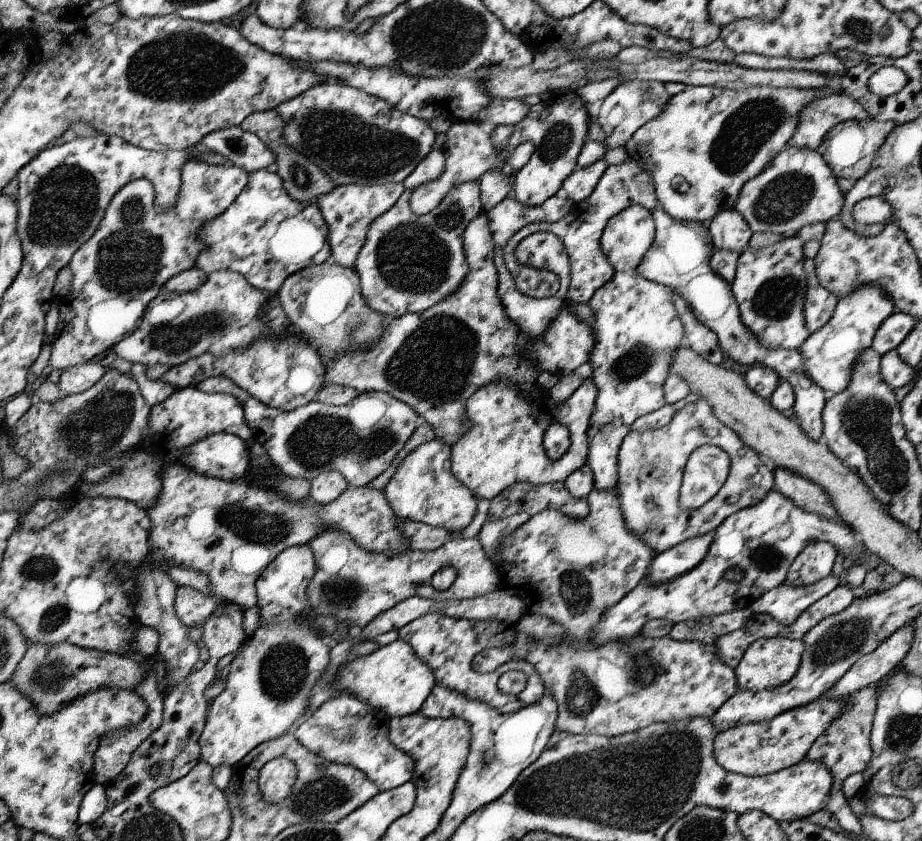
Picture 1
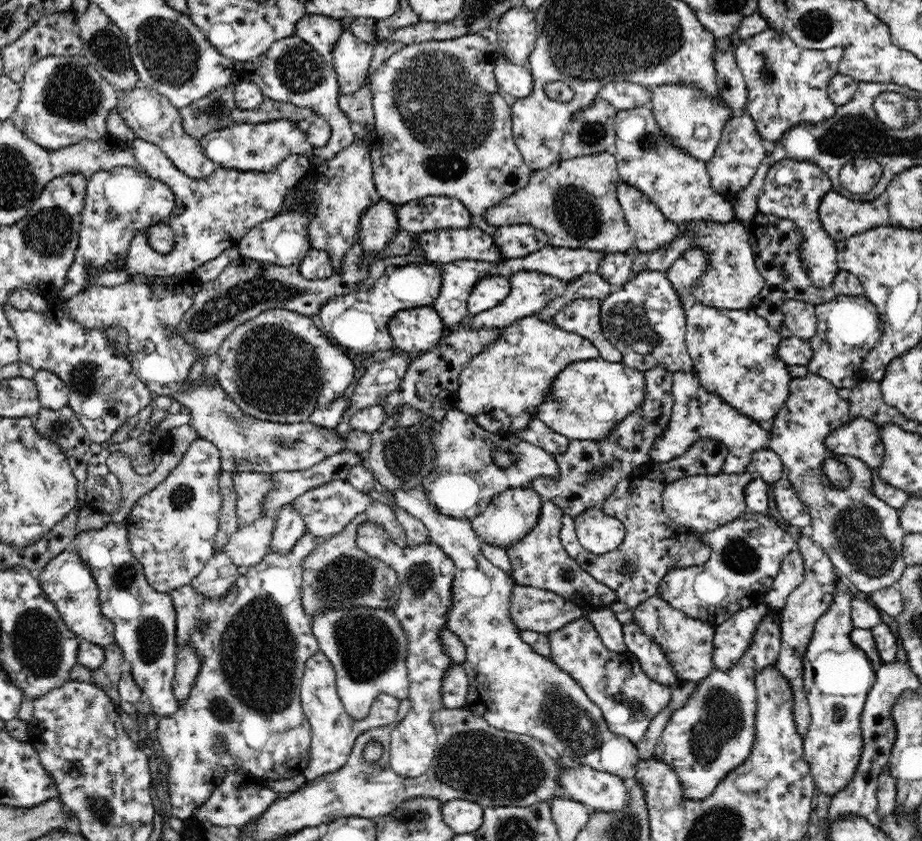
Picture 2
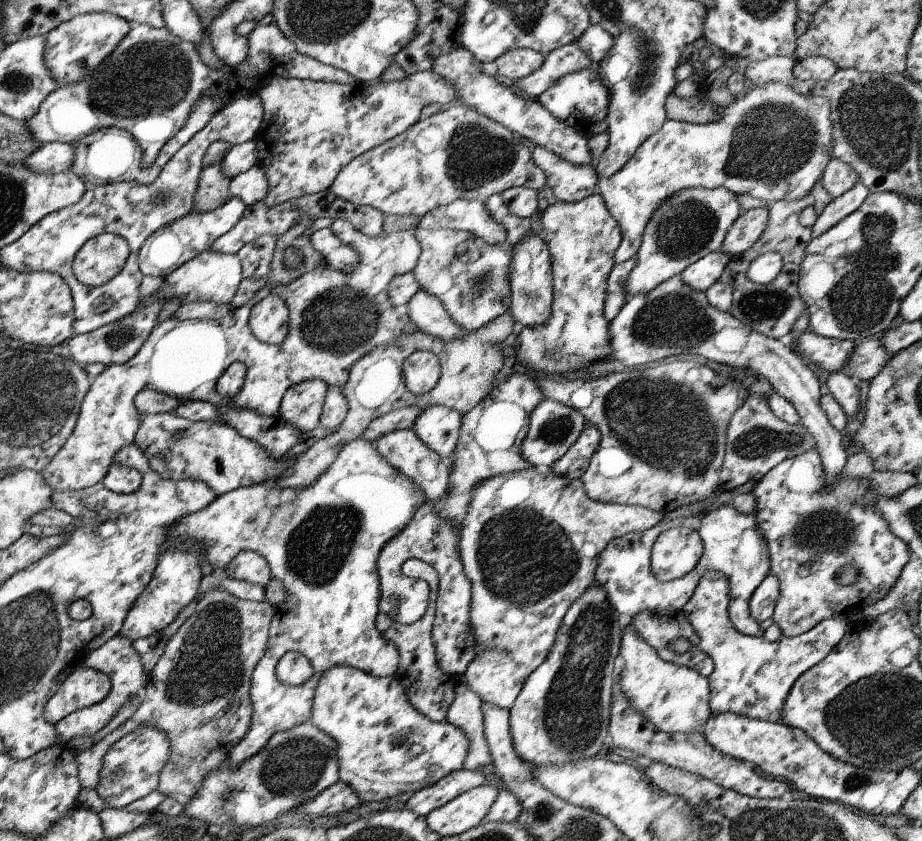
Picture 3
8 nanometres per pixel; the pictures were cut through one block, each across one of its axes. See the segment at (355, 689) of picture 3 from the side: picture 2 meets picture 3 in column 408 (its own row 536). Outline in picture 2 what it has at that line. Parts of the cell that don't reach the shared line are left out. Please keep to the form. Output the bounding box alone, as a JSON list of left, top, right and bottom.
[656,513,798,627]

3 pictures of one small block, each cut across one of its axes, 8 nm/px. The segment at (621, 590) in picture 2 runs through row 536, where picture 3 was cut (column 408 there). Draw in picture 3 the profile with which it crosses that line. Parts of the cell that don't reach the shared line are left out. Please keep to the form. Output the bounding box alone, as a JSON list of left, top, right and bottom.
[383,559,457,721]

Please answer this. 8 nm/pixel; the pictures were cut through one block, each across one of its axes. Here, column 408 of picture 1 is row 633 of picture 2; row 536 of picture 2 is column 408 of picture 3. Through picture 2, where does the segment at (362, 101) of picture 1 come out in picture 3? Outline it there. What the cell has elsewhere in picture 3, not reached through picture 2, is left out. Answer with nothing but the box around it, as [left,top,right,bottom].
[253,70,457,207]

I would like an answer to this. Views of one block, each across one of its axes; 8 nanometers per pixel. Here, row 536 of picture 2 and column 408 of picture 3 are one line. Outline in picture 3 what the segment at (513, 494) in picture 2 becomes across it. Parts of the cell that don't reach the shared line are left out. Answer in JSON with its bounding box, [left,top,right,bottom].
[166,436,426,769]

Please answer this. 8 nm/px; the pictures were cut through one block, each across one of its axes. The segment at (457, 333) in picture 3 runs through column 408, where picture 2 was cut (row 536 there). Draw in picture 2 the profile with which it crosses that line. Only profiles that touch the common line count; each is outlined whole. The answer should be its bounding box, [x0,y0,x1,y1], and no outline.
[158,533,322,821]

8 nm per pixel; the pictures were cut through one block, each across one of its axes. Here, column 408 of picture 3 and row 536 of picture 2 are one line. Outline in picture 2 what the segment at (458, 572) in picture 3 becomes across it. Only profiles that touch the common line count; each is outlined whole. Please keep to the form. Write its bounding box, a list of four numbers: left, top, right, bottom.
[506,501,624,613]

